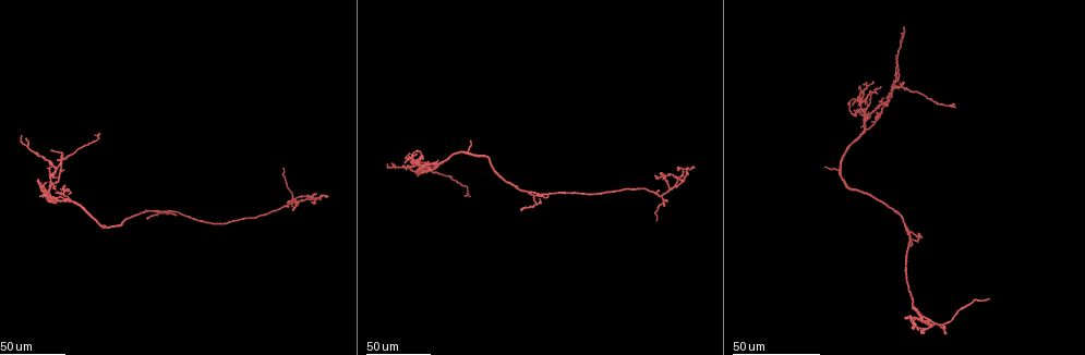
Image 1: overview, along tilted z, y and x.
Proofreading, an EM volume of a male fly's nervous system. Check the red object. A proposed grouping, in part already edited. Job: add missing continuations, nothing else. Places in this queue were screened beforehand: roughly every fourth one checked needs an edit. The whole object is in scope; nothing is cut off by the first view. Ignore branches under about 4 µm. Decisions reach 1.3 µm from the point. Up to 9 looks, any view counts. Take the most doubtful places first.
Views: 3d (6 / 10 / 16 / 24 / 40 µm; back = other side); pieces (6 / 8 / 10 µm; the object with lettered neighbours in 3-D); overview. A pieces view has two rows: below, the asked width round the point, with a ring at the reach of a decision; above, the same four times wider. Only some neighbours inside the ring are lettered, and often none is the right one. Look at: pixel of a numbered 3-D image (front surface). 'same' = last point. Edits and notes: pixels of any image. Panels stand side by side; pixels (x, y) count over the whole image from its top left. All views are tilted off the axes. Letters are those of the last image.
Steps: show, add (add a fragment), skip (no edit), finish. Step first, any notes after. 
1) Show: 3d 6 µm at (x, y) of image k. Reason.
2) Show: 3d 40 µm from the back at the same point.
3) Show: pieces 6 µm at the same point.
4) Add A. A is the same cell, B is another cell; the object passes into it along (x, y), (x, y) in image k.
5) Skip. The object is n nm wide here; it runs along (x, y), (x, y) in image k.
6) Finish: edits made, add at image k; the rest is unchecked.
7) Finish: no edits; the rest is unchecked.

Show: 3d 24 µm at (987, 298) of image 1. An open end.

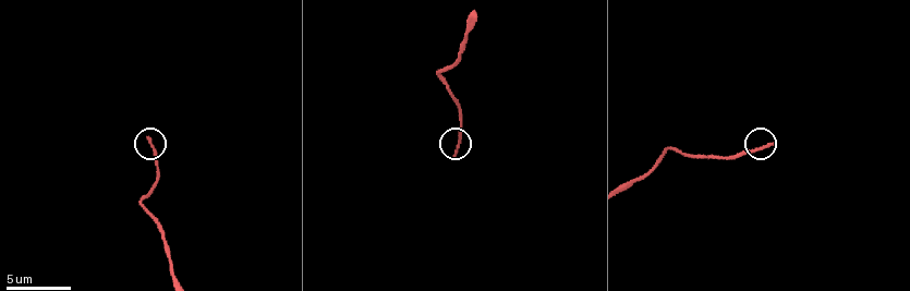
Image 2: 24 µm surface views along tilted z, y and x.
Show: 3d 10 µm at (149, 139) of image 2.

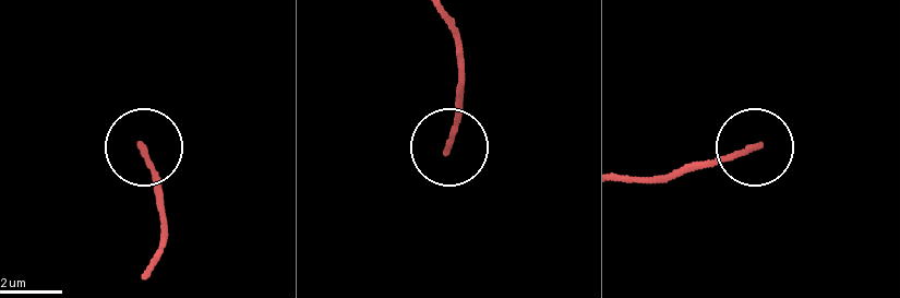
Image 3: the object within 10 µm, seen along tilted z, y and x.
Show: pieces 6 µm at (139, 148) of image 3. What lies round it.

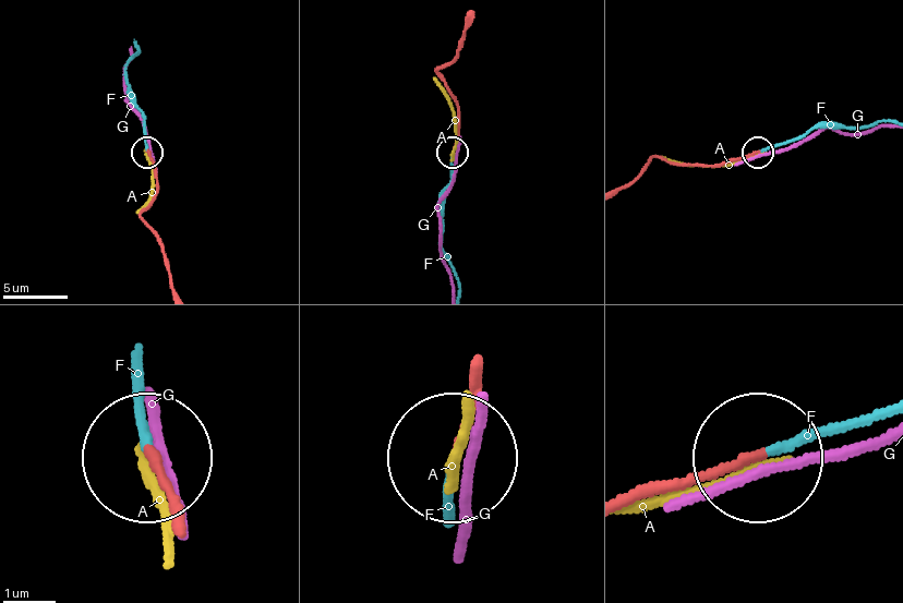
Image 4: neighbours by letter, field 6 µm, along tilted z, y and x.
Add F. F is the same cell, A and G are other cells; the object passes into it along (724, 165), (814, 130), (891, 122) in image 4; the neuron continues.

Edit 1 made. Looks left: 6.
Show: 3d 24 µm at (858, 113) of image 1. An open end.

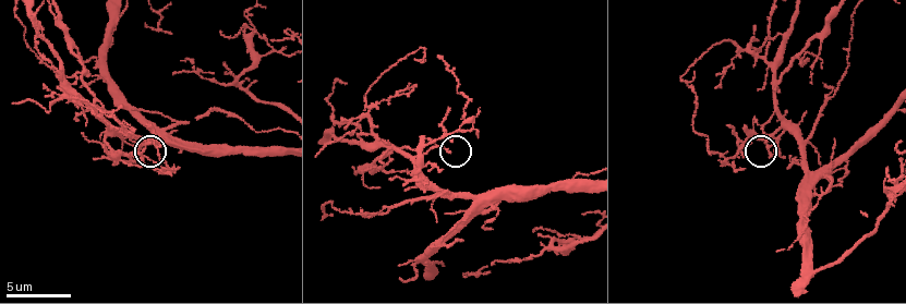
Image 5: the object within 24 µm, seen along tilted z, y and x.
Show: pieces 6 µm at (133, 158) of image 5.

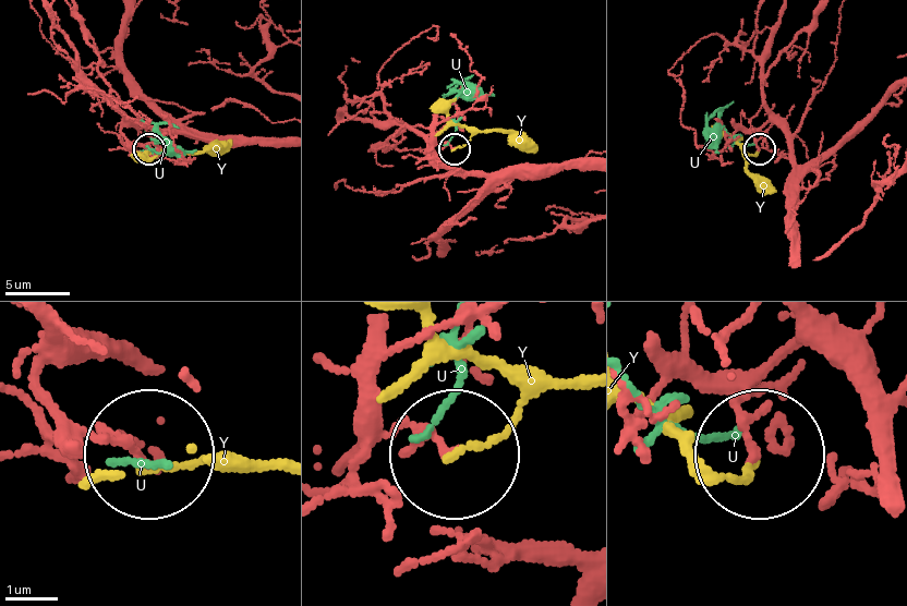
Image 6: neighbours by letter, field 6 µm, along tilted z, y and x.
Skip. The object is 170 nm wide here; U and Y are other cells; it runs along (793, 231), (786, 137), (766, 123), (759, 148) in image 6; none of them fits.

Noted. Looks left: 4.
Show: 3d 10 µm at (885, 169) of image 5. Thin end.

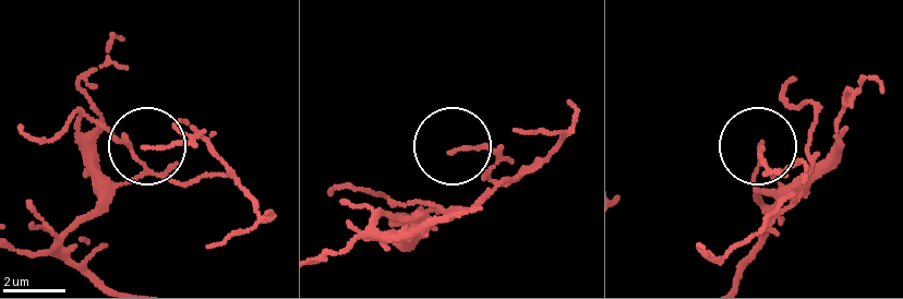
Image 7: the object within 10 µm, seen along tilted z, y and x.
Show: pieces 8 µm at (451, 152) of image 7.

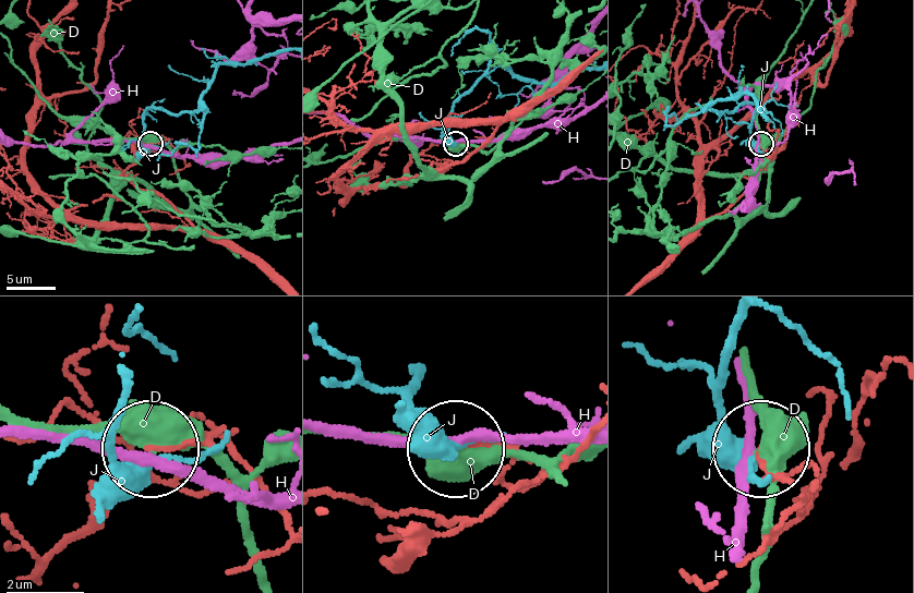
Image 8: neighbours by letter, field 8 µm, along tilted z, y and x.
Skip. The object is 120 nm wide here; D, H and J are other cells; no lettered fragment goes on from it.

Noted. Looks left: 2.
Show: 3d 40 µm at (681, 181) of image 1. Free end.

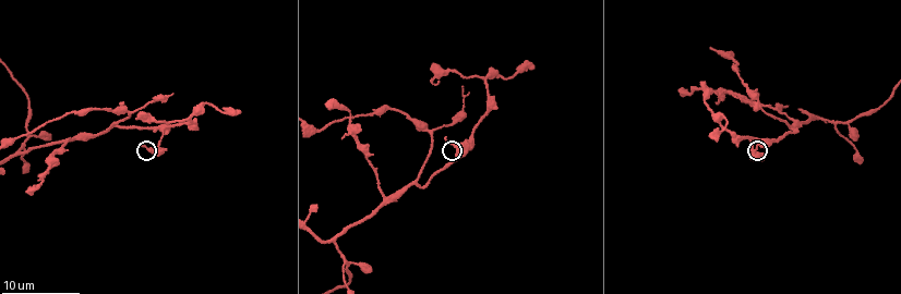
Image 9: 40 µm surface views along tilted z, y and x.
Show: pieces 8 µm at (461, 157) of image 9. What lies round it.

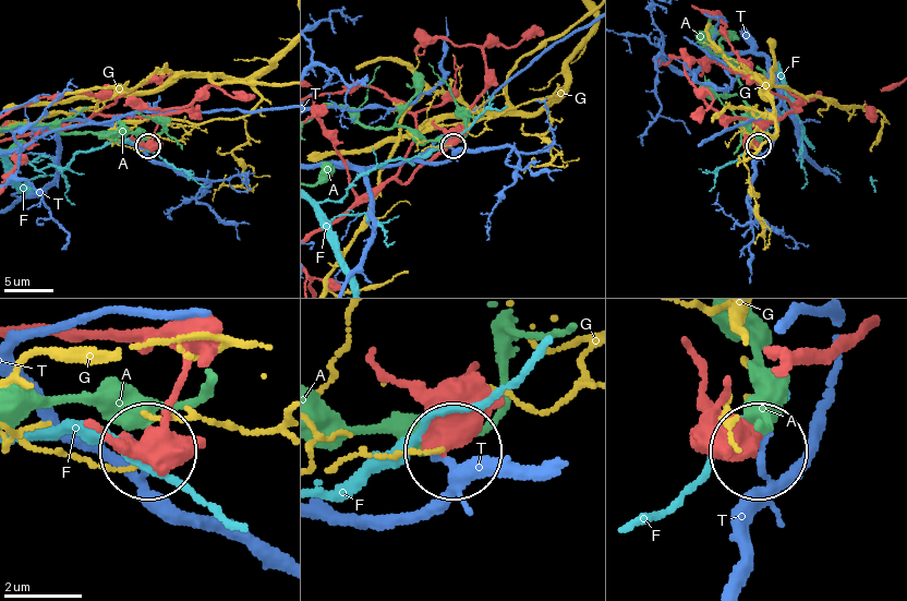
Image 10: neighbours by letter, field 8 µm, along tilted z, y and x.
Skip. A, F, G and T are other cells; it runs along (728, 384), (714, 420), (749, 453) in image 10; none of them fits.

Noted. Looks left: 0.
Finish: edits made, add at image 4; the rest is unchecked.

